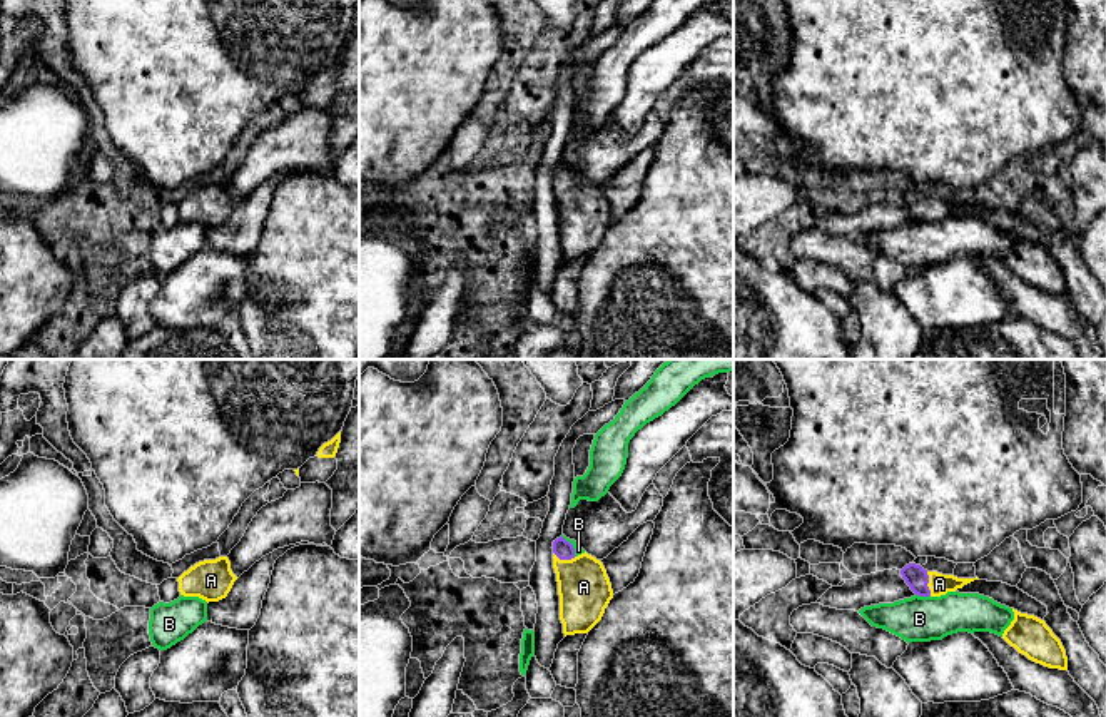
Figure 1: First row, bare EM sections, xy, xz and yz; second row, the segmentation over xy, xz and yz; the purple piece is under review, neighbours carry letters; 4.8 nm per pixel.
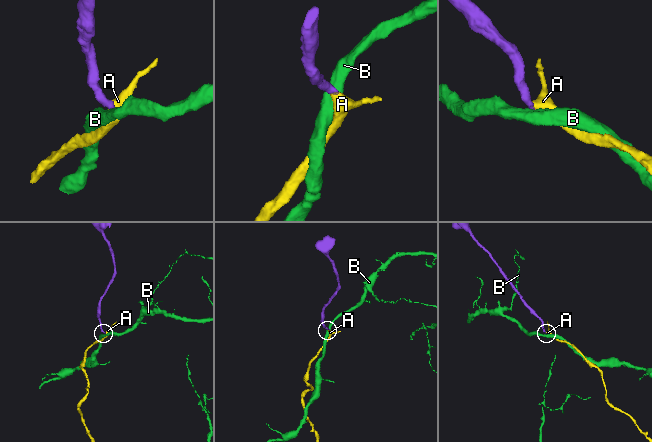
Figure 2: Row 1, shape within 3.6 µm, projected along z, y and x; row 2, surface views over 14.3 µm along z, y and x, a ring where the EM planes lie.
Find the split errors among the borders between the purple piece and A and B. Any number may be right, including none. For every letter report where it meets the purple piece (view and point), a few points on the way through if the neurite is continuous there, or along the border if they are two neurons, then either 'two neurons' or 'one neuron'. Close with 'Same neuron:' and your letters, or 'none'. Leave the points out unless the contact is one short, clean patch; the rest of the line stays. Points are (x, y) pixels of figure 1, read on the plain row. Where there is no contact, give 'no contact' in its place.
A: contact yz (928, 208); way yz (916, 203), (928, 208), (939, 209); one neuron
B: contact yz (923, 221); border yz (916, 219), (929, 221); two neurons
Same neuron: A

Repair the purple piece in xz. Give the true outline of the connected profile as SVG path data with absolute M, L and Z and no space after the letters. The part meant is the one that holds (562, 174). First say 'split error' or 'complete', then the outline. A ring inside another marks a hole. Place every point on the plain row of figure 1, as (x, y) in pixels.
split error; M560 162L553 167L553 194L565 262L588 259L613 224L603 189L586 177L576 182L573 170Z

